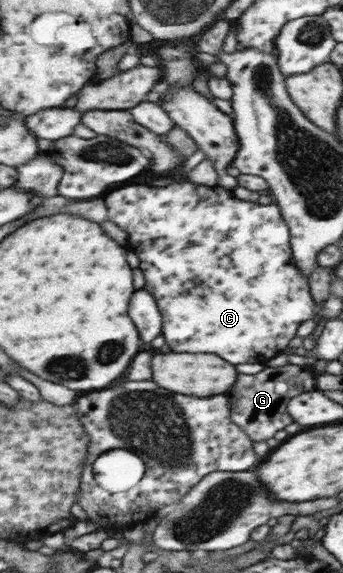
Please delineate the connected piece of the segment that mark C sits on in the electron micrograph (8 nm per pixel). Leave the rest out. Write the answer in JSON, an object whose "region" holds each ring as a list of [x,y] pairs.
{"region":[[[193,181],[174,182],[170,186],[126,186],[114,188],[107,192],[104,200],[107,205],[108,218],[123,229],[129,236],[128,247],[140,257],[140,266],[145,278],[144,288],[156,298],[158,307],[164,314],[164,336],[170,340],[168,346],[174,352],[192,352],[192,354],[220,354],[224,360],[232,364],[265,364],[266,361],[280,352],[285,351],[286,345],[296,335],[297,328],[306,320],[315,318],[315,304],[309,292],[308,278],[301,269],[296,268],[289,248],[289,229],[281,210],[275,204],[262,205],[258,202],[240,200],[234,196],[233,190],[224,186],[202,185]]]}

